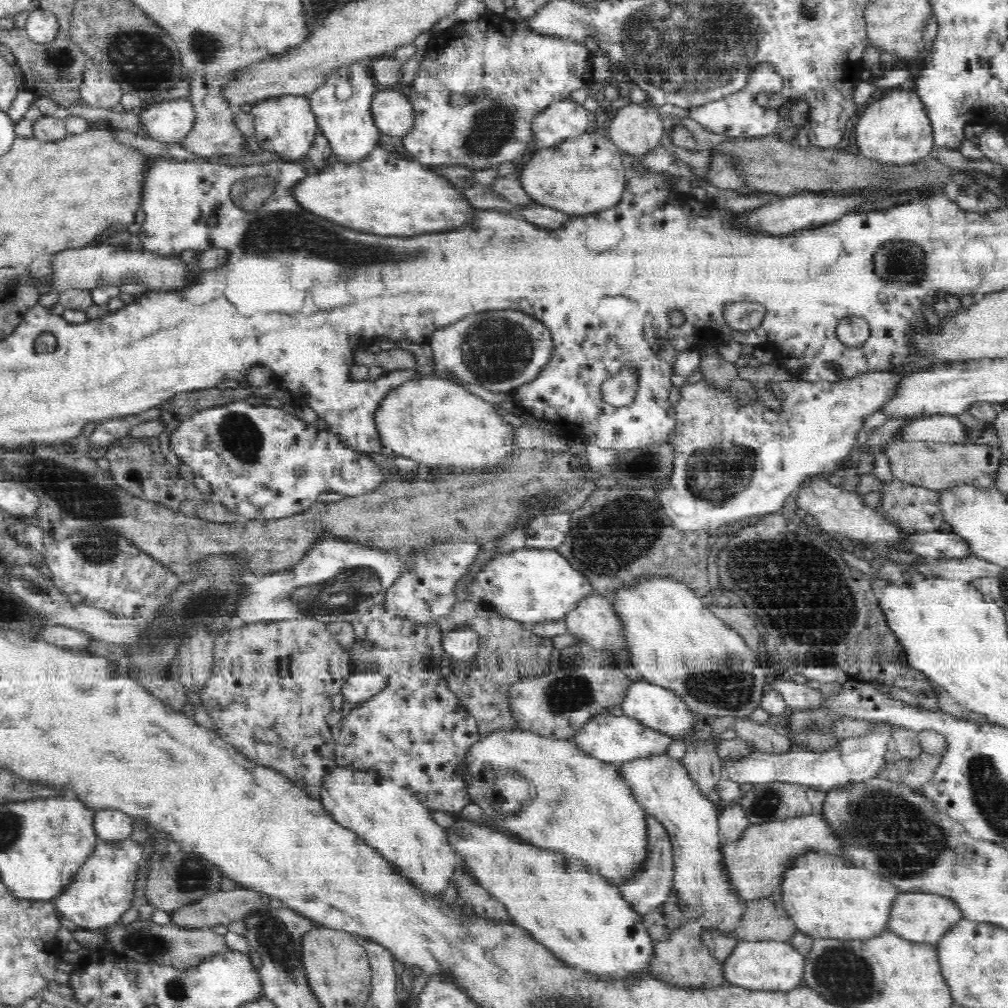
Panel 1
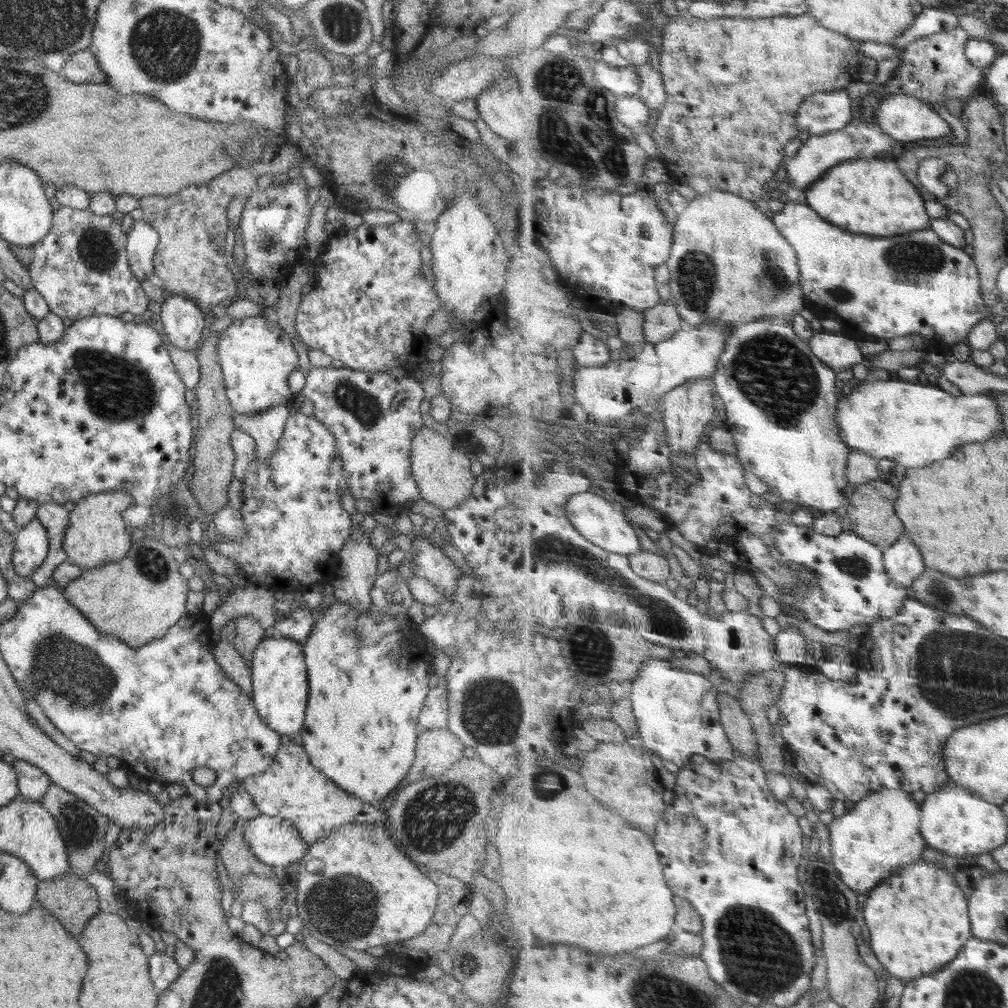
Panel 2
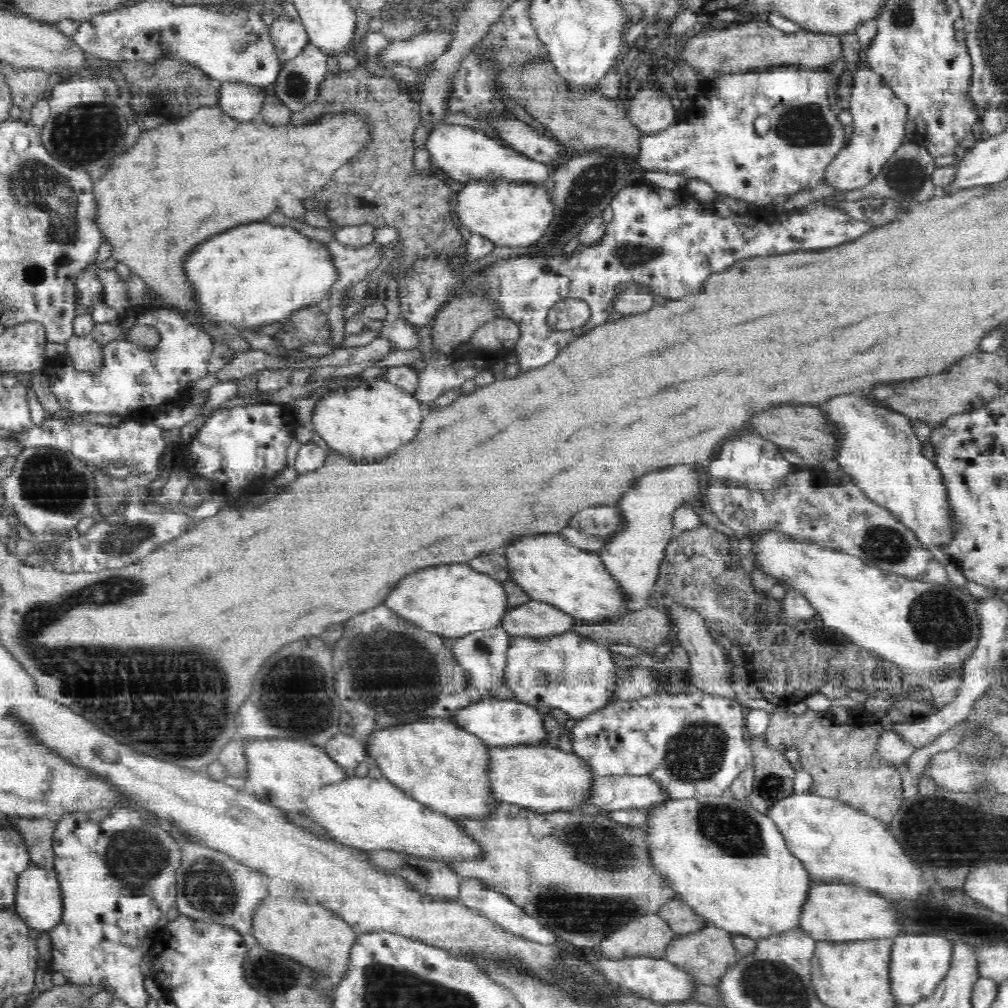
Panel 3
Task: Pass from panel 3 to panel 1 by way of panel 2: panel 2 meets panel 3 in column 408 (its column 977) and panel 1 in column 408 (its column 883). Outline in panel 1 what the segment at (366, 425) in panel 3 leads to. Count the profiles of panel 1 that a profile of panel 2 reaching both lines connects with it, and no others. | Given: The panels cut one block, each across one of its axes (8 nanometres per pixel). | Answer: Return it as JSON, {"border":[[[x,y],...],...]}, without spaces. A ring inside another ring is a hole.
{"border":[[[416,375],[412,380],[406,382],[406,384],[402,384],[402,386],[395,388],[393,392],[390,392],[390,396],[382,402],[382,406],[378,408],[378,412],[376,414],[376,426],[378,427],[378,432],[382,437],[382,443],[384,443],[384,446],[390,448],[390,450],[394,451],[396,454],[403,456],[405,459],[414,460],[417,463],[420,462],[420,464],[426,464],[431,471],[442,468],[442,470],[447,470],[454,475],[498,474],[505,464],[513,458],[512,456],[514,456],[514,454],[518,454],[518,452],[522,449],[520,448],[520,445],[516,443],[516,427],[512,426],[512,424],[504,418],[504,414],[498,410],[498,407],[499,405],[492,404],[492,402],[488,402],[488,400],[480,398],[478,394],[474,394],[474,392],[466,390],[464,385],[454,383],[454,381],[449,381],[442,377],[434,377],[434,375]]]}

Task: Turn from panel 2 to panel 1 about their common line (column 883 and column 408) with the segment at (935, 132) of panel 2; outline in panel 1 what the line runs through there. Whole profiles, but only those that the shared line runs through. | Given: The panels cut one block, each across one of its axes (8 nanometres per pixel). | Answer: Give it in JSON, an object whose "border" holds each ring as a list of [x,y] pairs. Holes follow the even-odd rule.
{"border":[[[377,88],[369,104],[372,122],[384,134],[401,137],[413,123],[406,91]]]}

